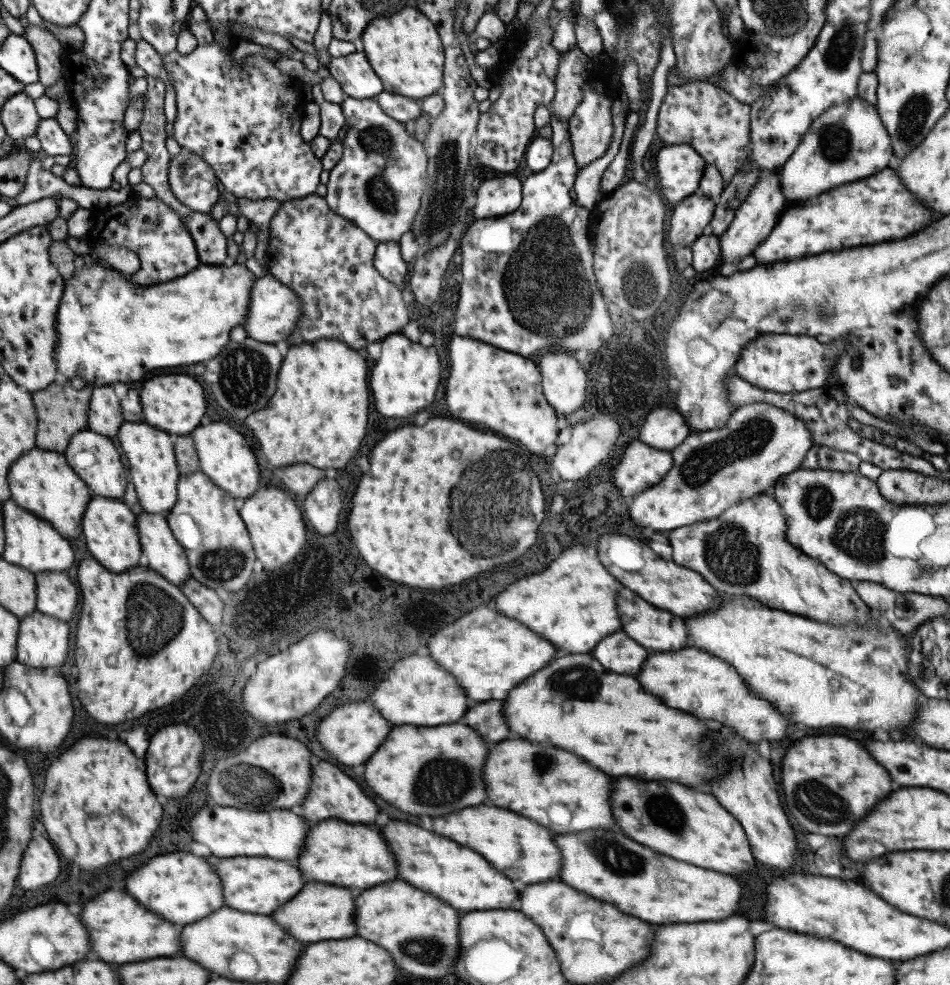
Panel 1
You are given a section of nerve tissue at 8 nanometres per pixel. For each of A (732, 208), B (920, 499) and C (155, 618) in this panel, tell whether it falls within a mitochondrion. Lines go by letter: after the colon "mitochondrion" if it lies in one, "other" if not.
A: other
B: other
C: mitochondrion

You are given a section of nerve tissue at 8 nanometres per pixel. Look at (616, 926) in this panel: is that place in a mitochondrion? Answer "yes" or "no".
no

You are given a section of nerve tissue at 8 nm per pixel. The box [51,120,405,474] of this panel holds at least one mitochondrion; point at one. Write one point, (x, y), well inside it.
(244, 378)

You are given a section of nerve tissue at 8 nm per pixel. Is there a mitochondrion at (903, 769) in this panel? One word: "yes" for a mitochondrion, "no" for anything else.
no

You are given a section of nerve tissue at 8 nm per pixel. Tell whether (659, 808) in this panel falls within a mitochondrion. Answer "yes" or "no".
yes

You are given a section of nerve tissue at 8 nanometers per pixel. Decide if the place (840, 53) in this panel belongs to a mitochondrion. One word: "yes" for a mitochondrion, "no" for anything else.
yes

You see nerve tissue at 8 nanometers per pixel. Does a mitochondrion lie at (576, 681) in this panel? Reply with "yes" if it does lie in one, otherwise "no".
yes

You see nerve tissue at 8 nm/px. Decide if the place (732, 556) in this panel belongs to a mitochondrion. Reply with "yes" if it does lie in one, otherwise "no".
yes

